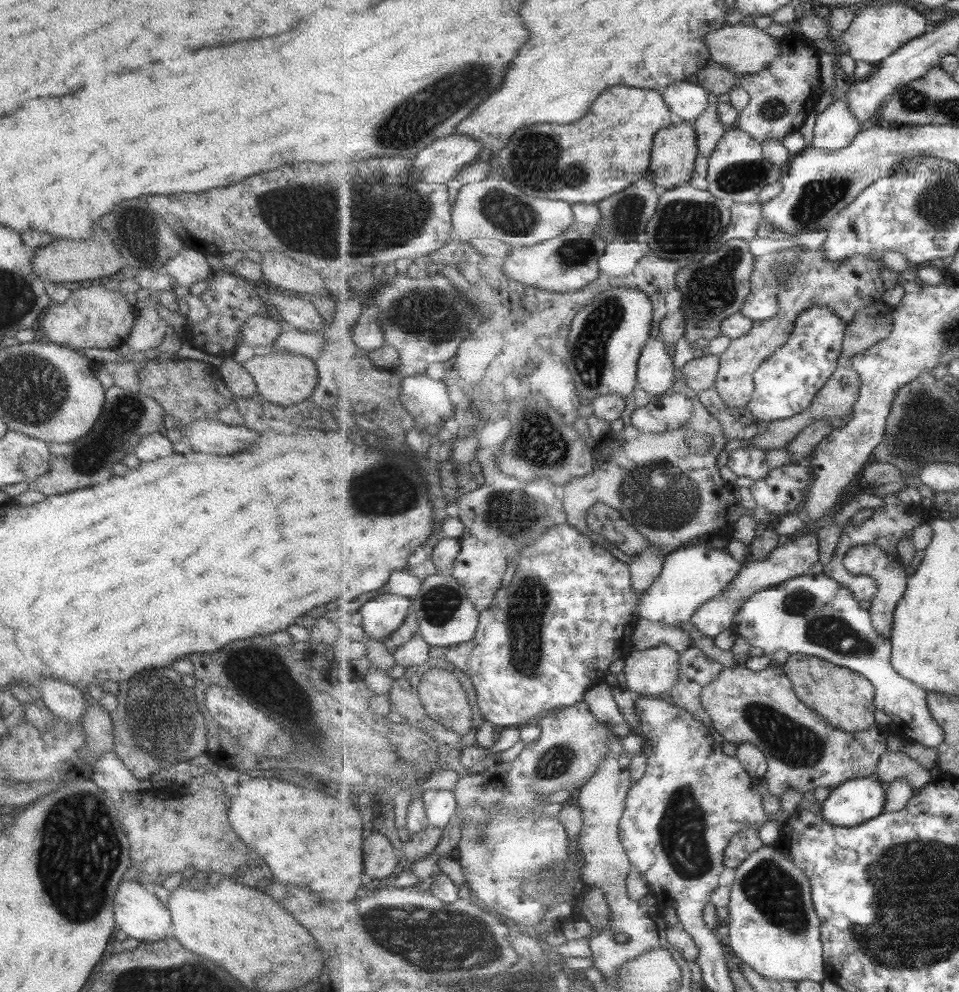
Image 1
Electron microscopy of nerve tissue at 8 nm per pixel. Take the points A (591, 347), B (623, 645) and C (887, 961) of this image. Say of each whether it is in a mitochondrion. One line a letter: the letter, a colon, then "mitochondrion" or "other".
A: mitochondrion
B: other
C: mitochondrion

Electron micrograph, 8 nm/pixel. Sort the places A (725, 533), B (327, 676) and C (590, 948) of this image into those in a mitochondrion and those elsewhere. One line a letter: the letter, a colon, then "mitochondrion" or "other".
A: other
B: other
C: other

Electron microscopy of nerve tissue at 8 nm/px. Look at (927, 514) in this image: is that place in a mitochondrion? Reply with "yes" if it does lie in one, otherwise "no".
no

